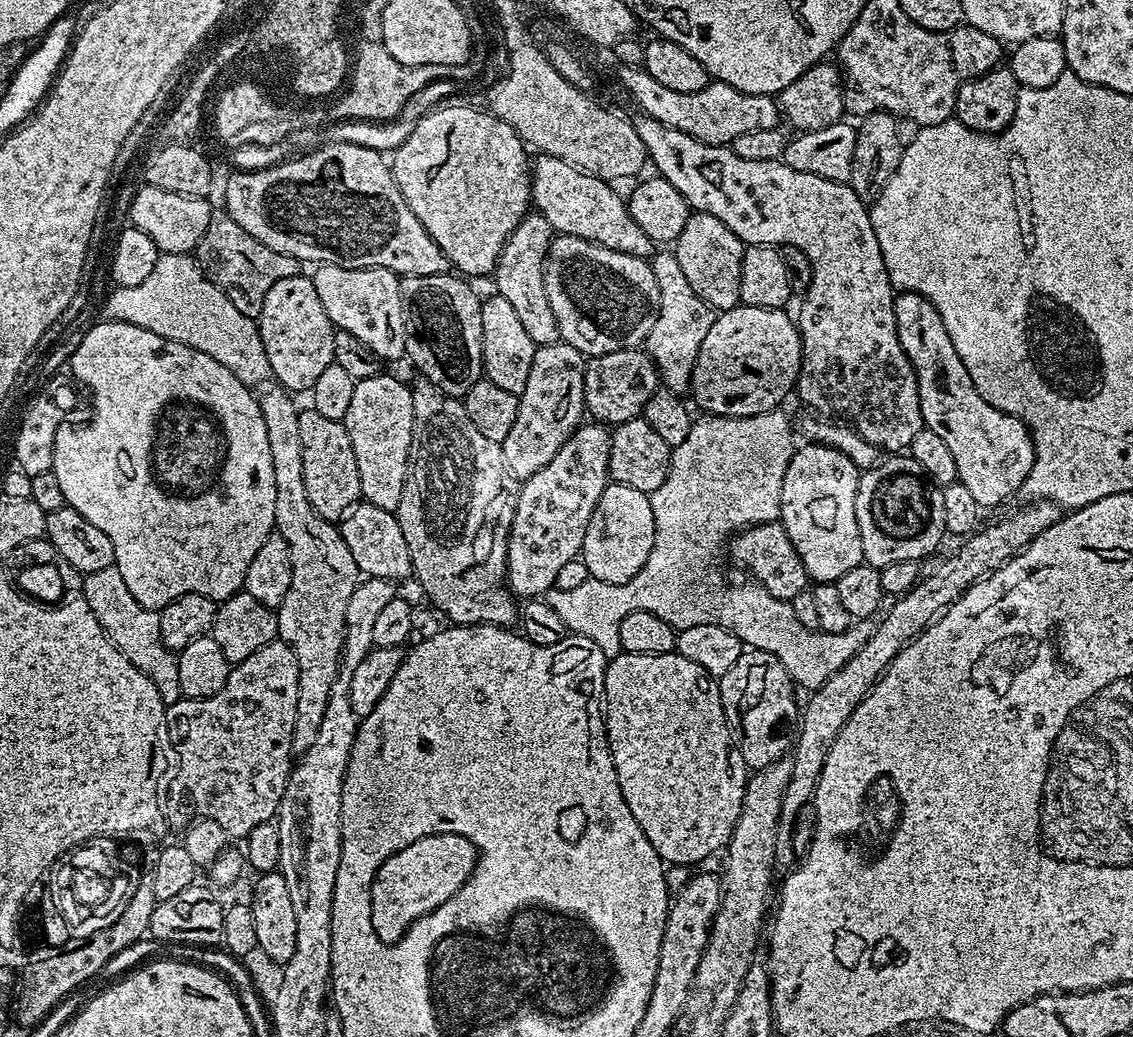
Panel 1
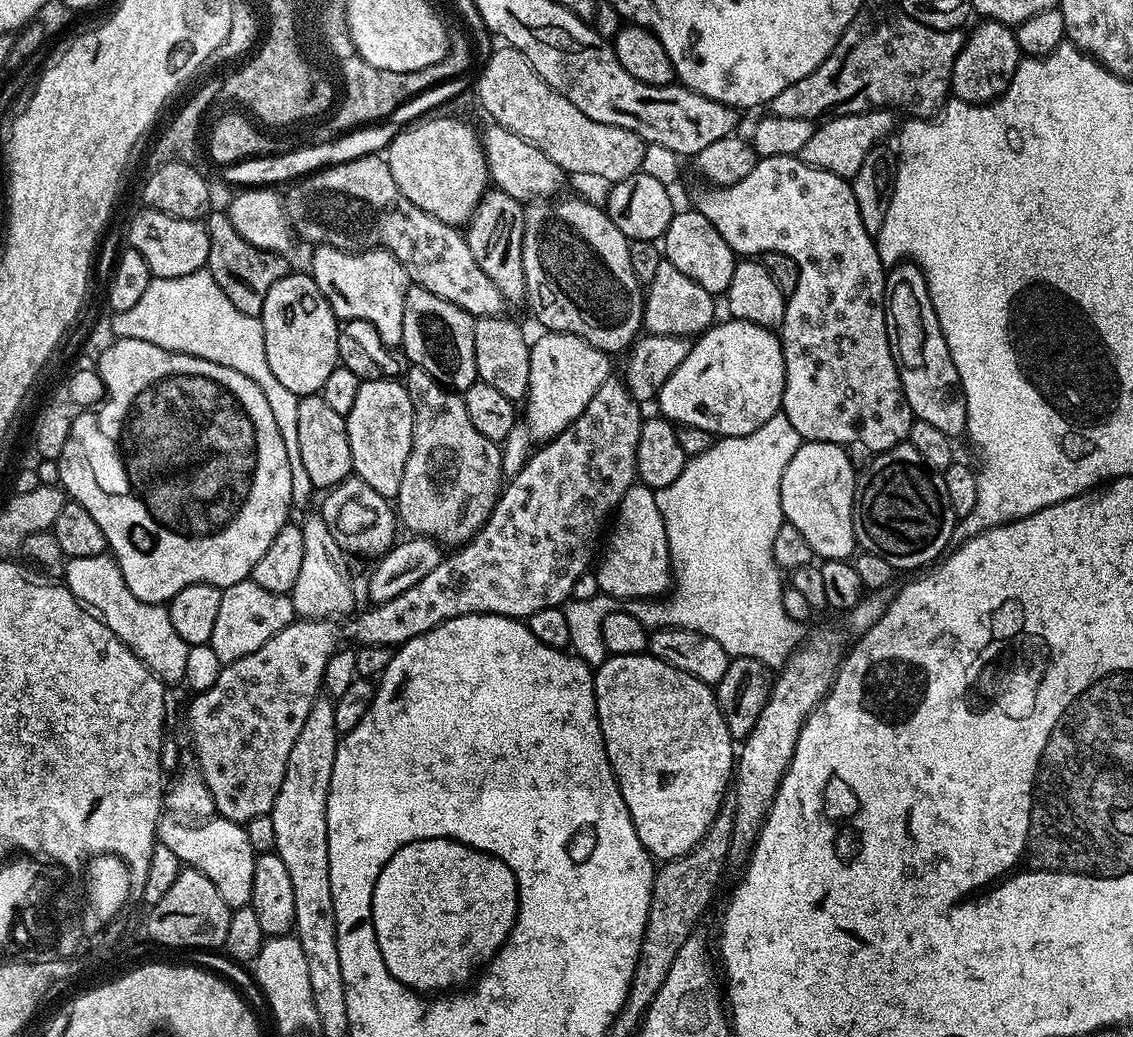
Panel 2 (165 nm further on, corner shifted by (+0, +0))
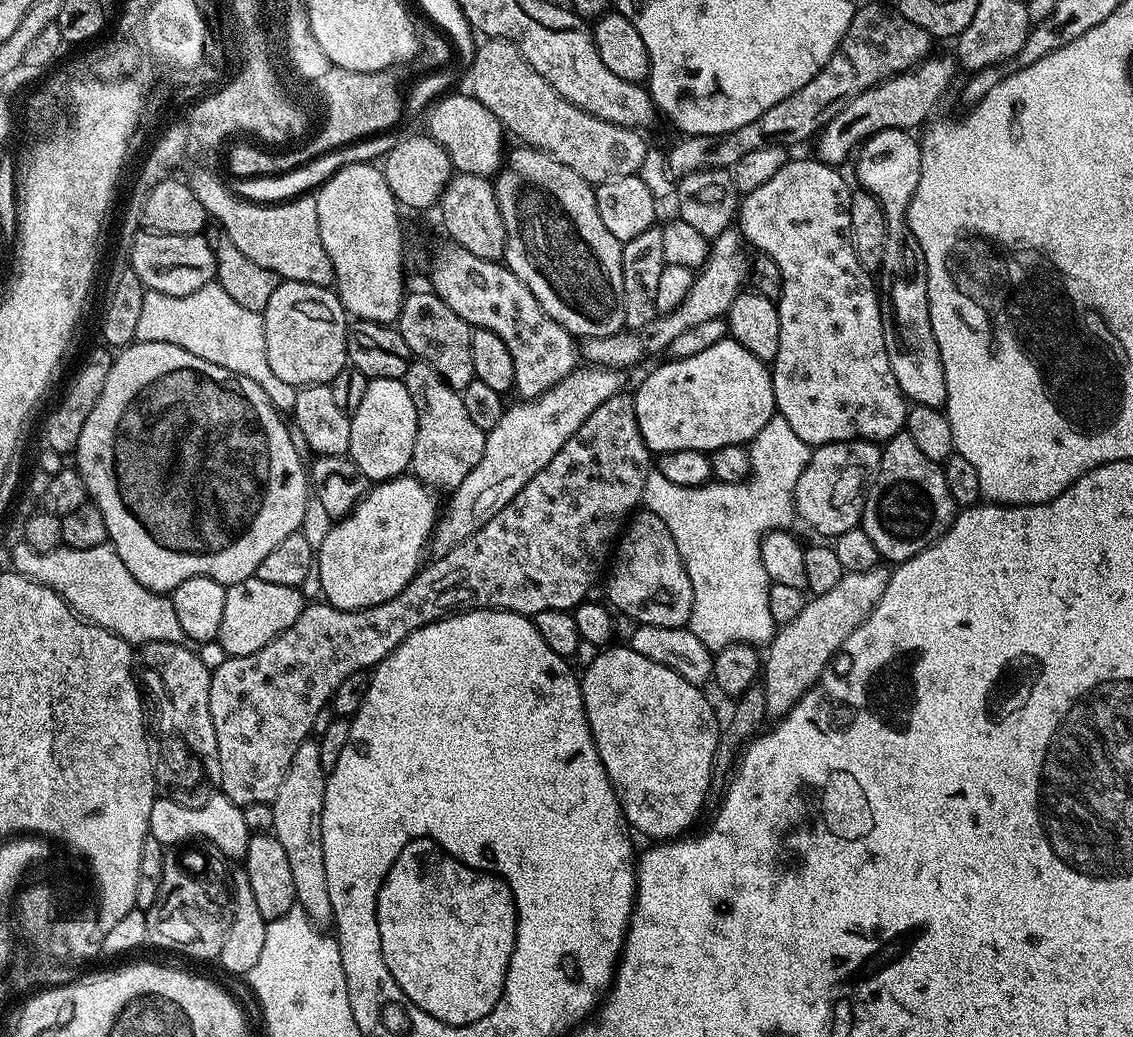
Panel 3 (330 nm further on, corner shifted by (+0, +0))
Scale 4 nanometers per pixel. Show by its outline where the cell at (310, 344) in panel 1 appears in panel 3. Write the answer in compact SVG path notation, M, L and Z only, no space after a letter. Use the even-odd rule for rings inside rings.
M285 280L274 290L274 294L270 294L270 302L266 302L262 315L266 334L266 358L270 362L270 370L274 370L274 374L278 374L282 382L297 386L331 385L332 379L348 364L350 317L341 306L340 297L331 287L323 288L297 280Z

